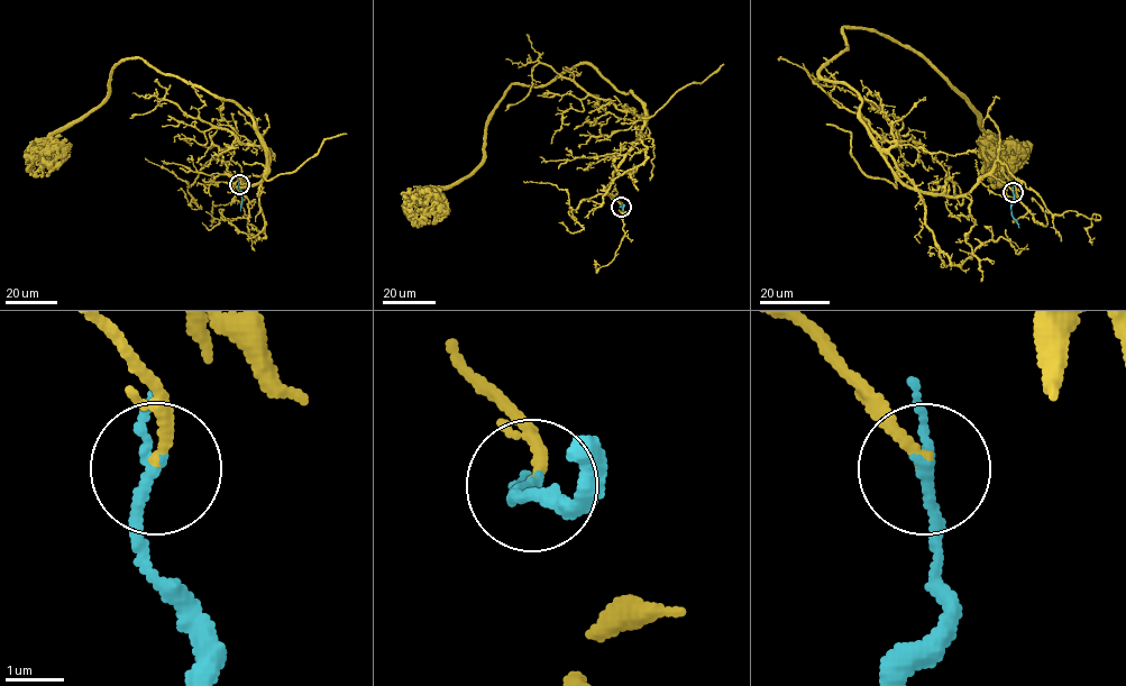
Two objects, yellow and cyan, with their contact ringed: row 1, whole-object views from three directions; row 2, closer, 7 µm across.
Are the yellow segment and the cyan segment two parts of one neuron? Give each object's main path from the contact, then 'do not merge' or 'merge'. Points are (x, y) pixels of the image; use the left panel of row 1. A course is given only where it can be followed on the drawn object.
yellow runs (239, 184), (227, 171), (250, 185), (268, 164), (254, 120), (139, 57), (48, 139), (42, 176); cyan runs (239, 184), (240, 210); merge

